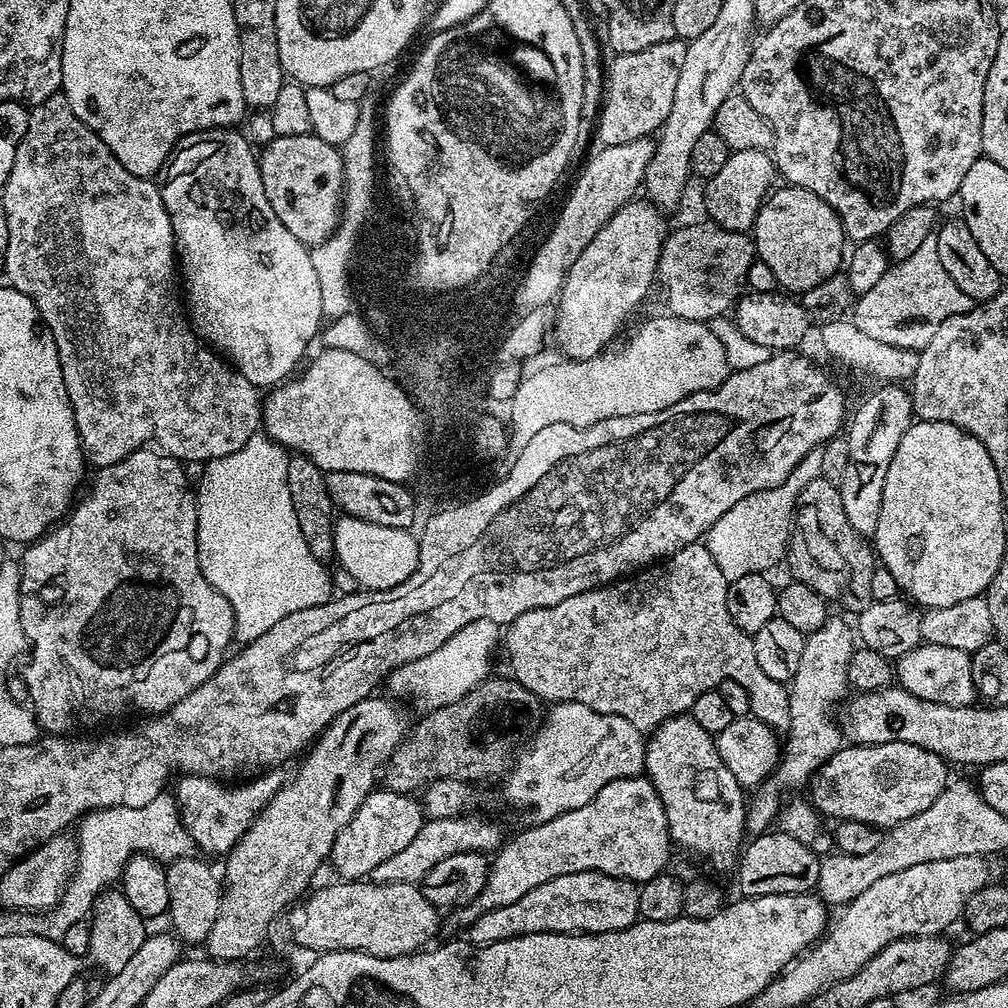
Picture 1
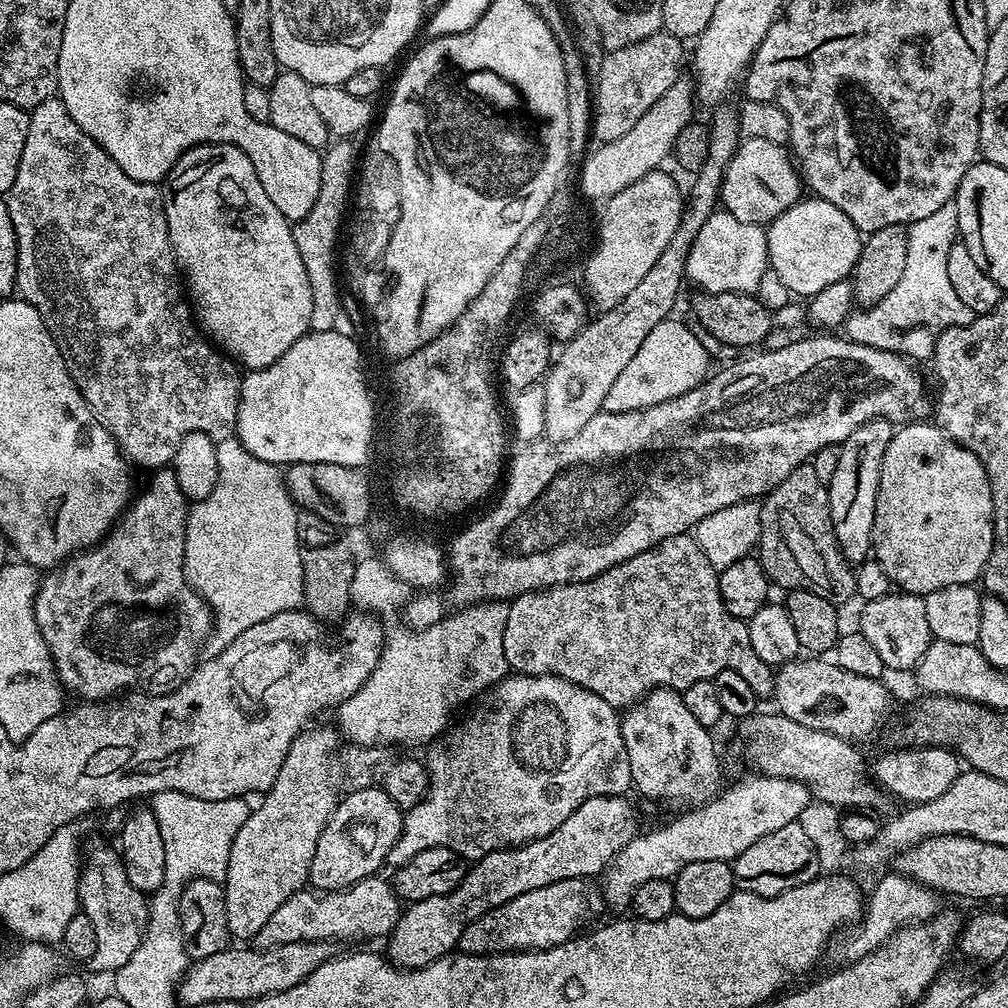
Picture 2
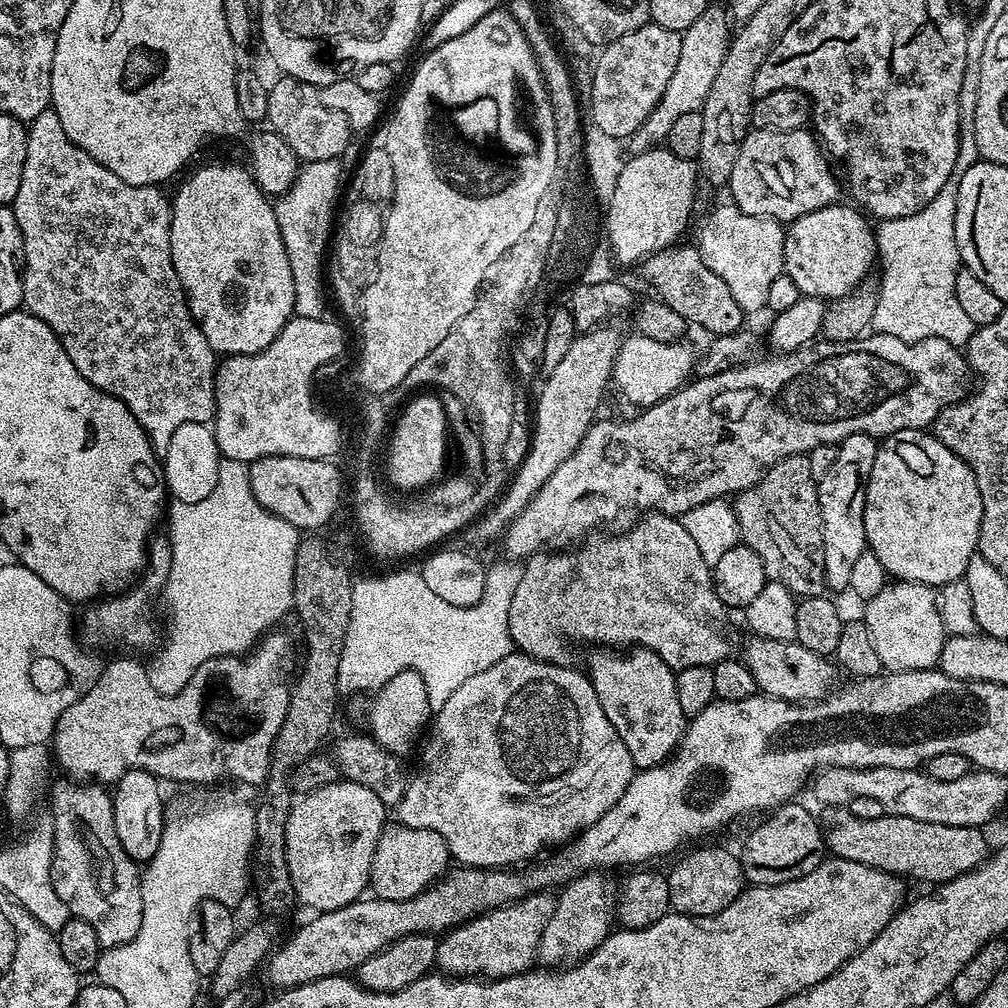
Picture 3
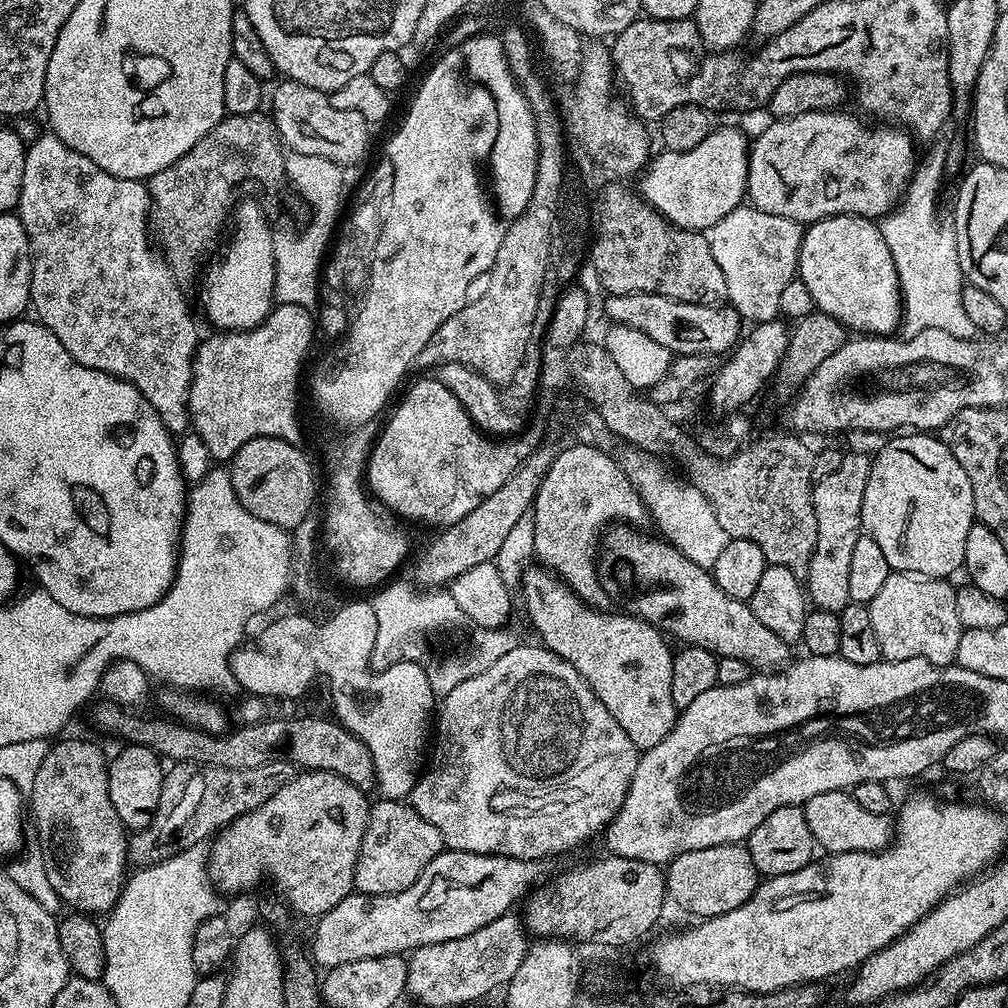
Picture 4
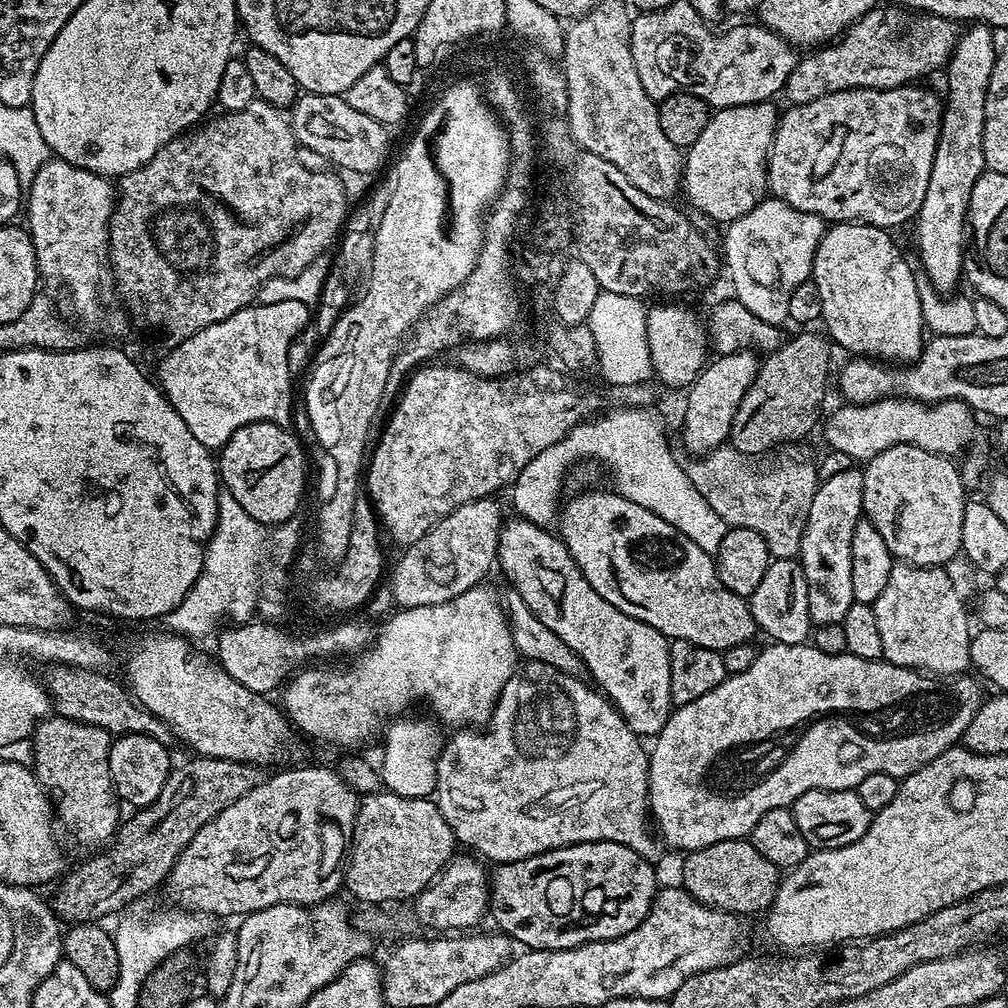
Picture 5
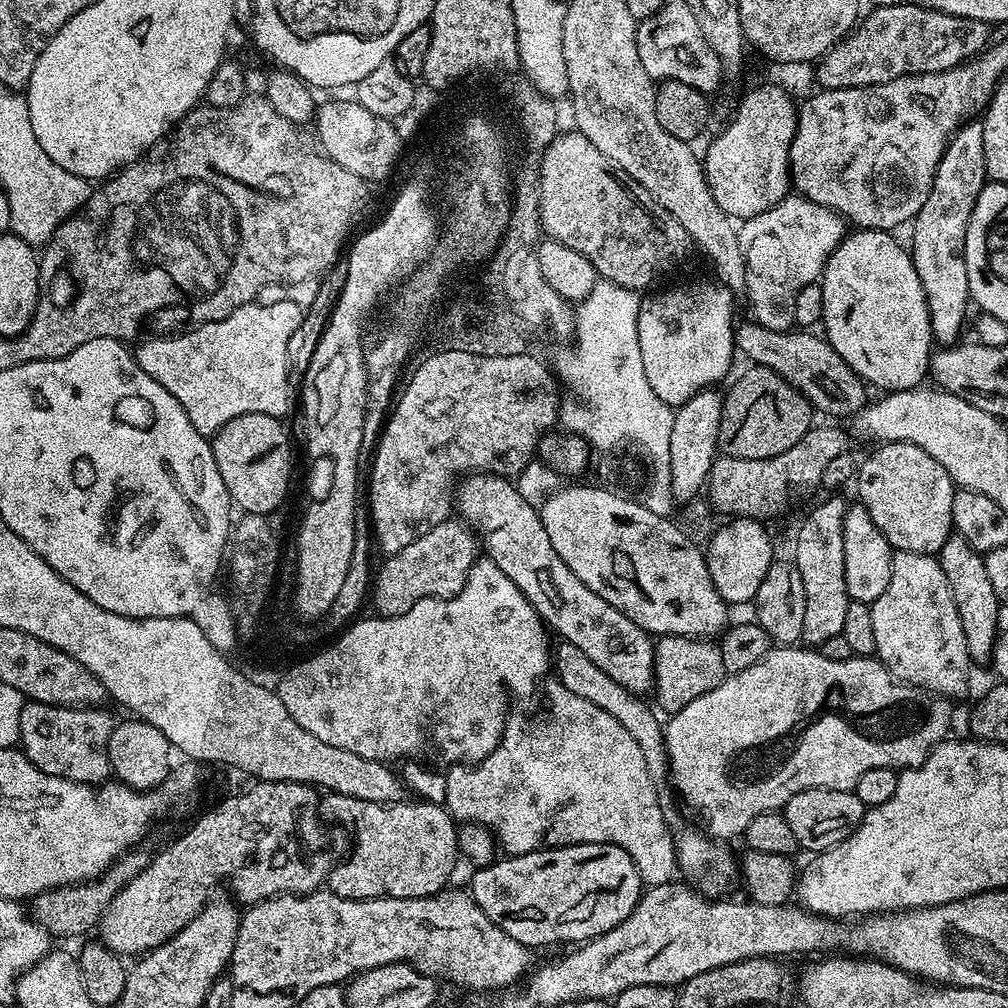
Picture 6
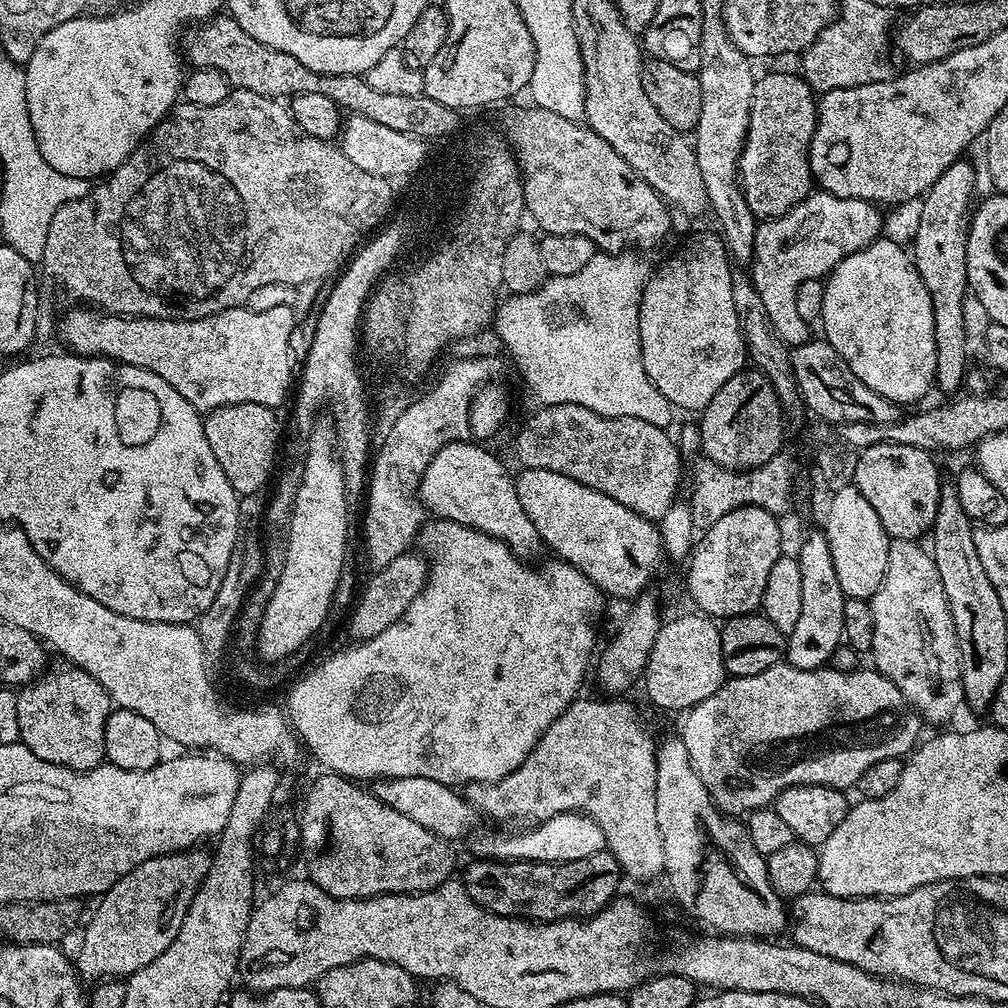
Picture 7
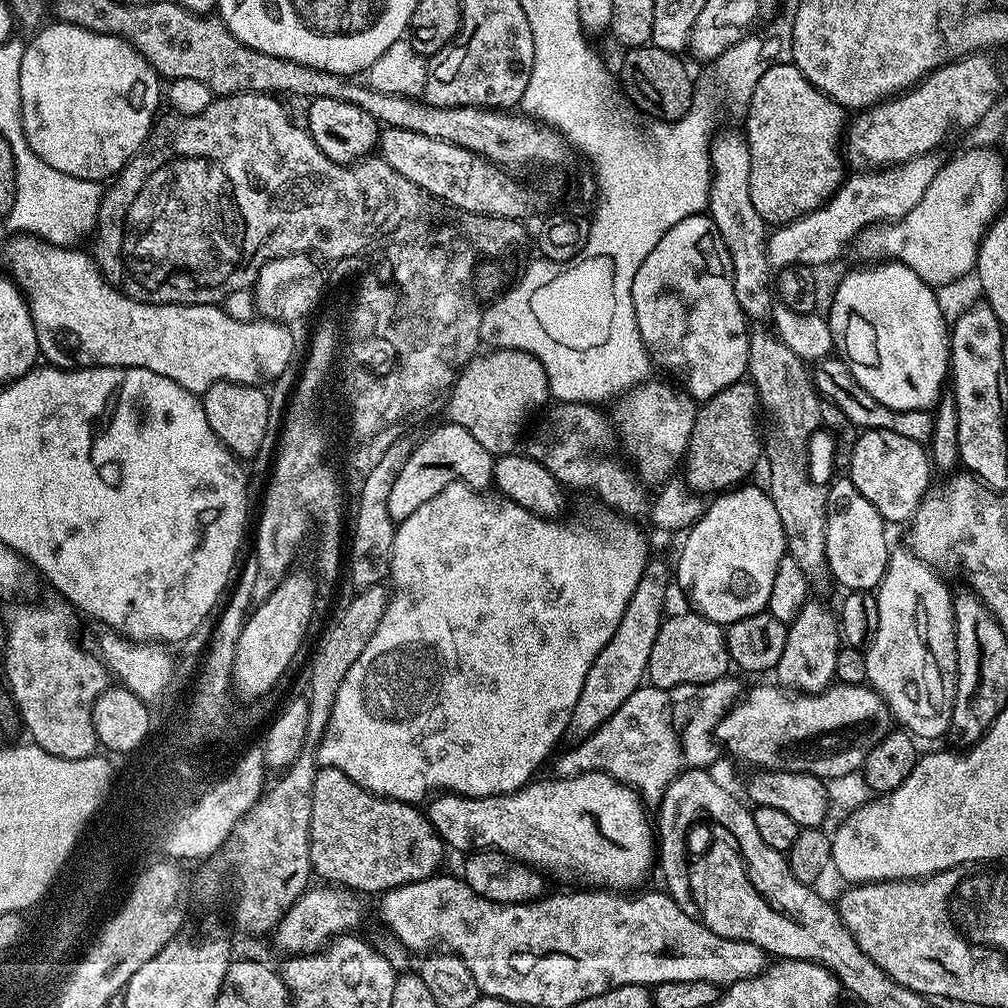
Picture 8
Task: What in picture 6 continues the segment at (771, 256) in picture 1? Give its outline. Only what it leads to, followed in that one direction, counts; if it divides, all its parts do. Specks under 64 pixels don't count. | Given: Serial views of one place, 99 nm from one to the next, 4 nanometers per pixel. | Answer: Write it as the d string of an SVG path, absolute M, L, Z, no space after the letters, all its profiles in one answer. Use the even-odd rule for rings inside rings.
M854 230L845 235L840 245L828 255L822 273L824 300L822 300L822 329L832 349L865 385L882 388L885 393L918 388L925 383L934 355L932 323L928 317L928 303L914 270L909 249L895 240L888 230Z

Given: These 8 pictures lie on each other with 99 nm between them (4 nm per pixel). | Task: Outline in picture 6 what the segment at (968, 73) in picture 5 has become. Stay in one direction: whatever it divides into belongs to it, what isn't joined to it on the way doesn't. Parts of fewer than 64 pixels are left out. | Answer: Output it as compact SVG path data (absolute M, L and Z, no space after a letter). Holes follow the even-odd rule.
M972 118L952 133L952 139L940 156L926 206L922 206L911 225L910 255L914 270L918 270L918 278L922 282L922 290L928 303L932 338L940 346L952 346L961 339L960 331L964 328L964 319L968 316L972 299L970 282L966 278L964 243L974 202L978 202L978 194L986 183L983 129L983 123Z

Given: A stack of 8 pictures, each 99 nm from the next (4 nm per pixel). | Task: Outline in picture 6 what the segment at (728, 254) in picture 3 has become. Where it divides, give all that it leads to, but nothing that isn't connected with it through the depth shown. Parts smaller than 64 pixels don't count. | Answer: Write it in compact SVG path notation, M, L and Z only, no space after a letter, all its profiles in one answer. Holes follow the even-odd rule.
M789 194L773 206L757 216L743 221L739 225L740 245L744 251L746 262L746 295L752 299L752 312L755 323L766 326L771 332L787 332L795 321L797 296L809 286L815 285L821 279L824 264L840 241L846 235L846 221L834 210L826 206L818 206L818 202L810 202L805 196Z

